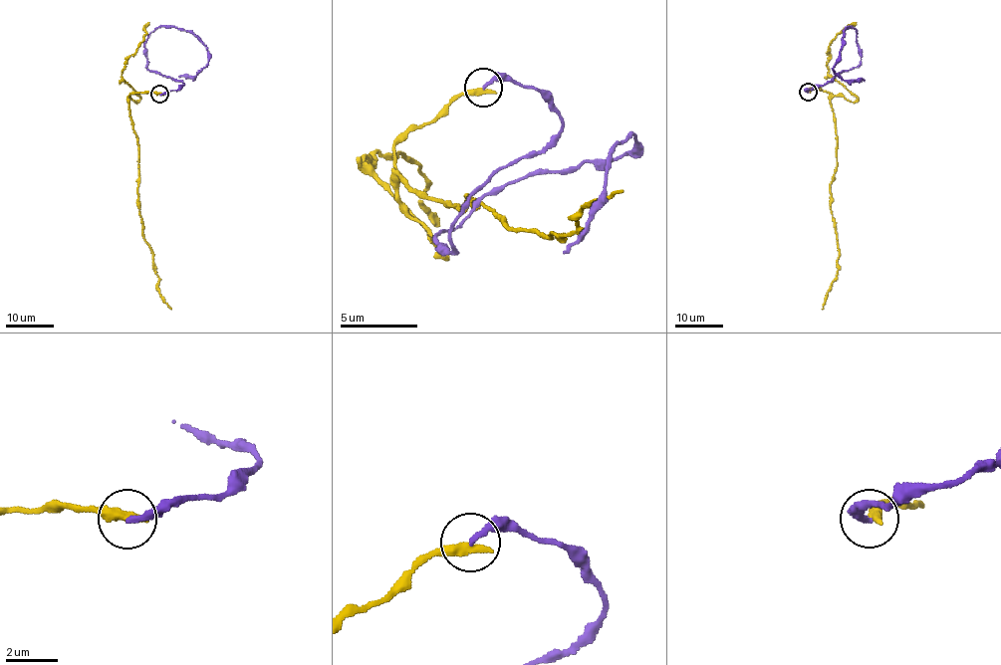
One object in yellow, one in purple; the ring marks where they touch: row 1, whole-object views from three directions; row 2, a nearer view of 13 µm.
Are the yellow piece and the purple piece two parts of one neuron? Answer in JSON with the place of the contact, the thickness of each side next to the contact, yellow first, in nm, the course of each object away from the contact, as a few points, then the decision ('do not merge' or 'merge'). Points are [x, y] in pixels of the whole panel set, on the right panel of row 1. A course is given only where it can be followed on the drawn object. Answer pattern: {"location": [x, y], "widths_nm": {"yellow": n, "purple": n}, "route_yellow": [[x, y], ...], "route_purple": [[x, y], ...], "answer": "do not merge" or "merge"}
{"location": [808, 92], "widths_nm": {"yellow": 460, "purple": 220}, "route_yellow": [[809, 91], [817, 88], [829, 94], [837, 143], [831, 205], [838, 271], [822, 309]], "route_purple": [[809, 91], [858, 65], [861, 50], [857, 31], [851, 27], [844, 32], [833, 70], [844, 80], [864, 81]], "answer": "do not merge"}

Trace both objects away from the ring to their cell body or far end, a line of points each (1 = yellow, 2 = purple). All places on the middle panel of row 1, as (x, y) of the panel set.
1: (484, 89), (393, 147), (418, 195), (558, 236), (625, 189)
2: (484, 89), (532, 87), (560, 130), (467, 202), (451, 253), (440, 230), (478, 204), (634, 139), (563, 253)

